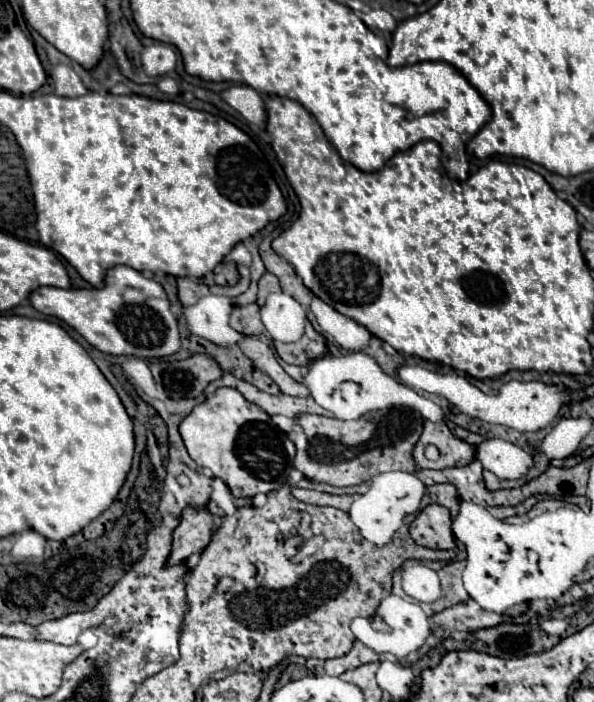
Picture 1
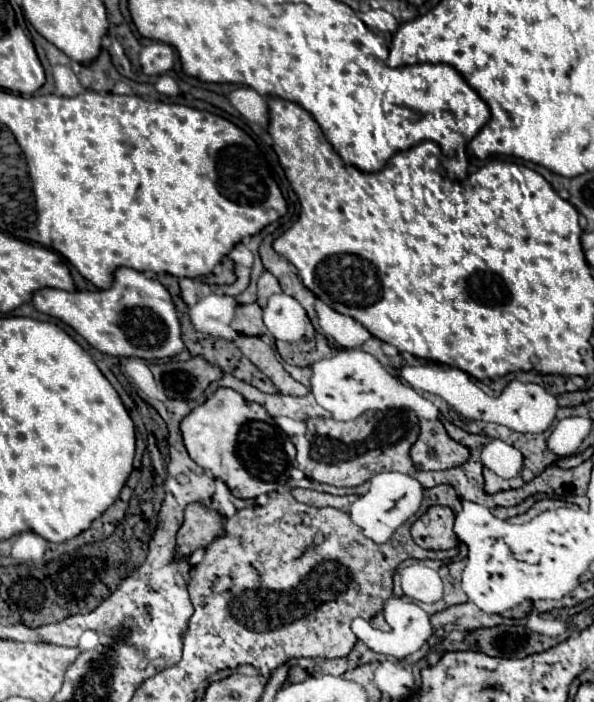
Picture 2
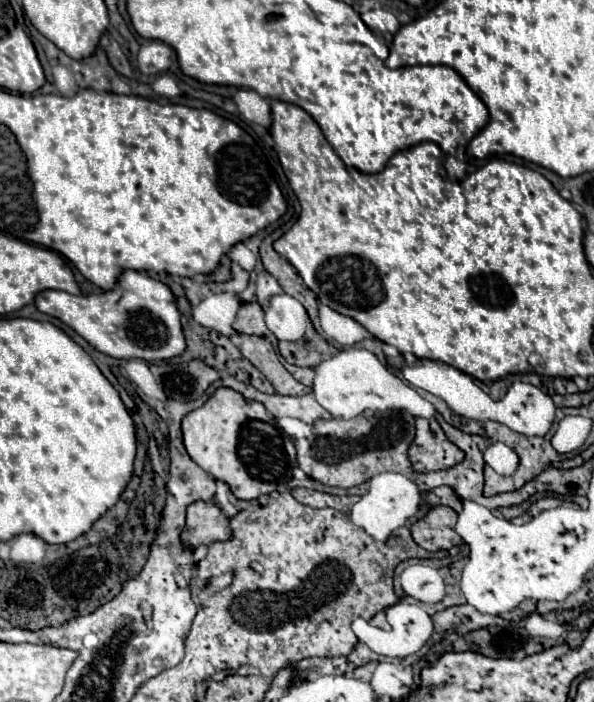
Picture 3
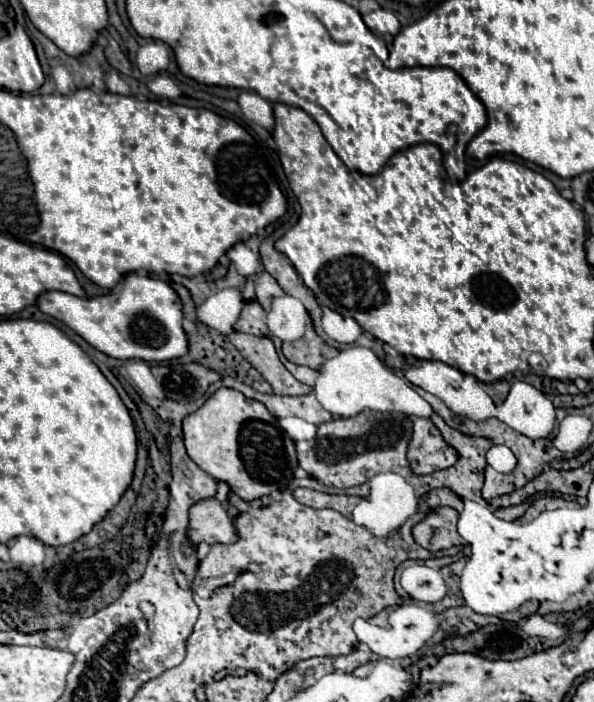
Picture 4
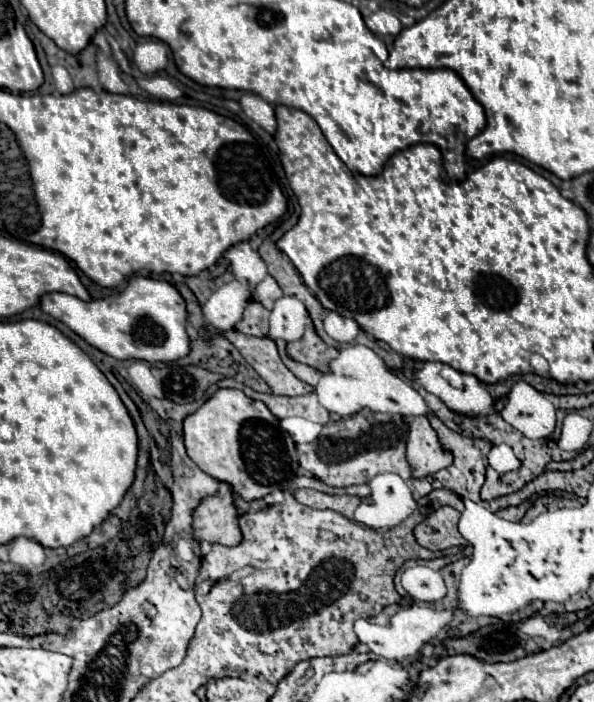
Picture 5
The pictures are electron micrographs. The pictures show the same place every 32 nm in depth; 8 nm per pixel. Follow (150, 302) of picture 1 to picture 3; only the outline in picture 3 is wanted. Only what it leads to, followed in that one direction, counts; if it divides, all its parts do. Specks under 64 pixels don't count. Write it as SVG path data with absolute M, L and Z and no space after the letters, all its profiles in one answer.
M124 270L116 288L102 294L74 296L62 290L44 290L36 296L36 308L62 320L90 346L112 358L140 358L154 362L180 356L186 350L180 310L172 290L160 280L142 276L134 270Z

